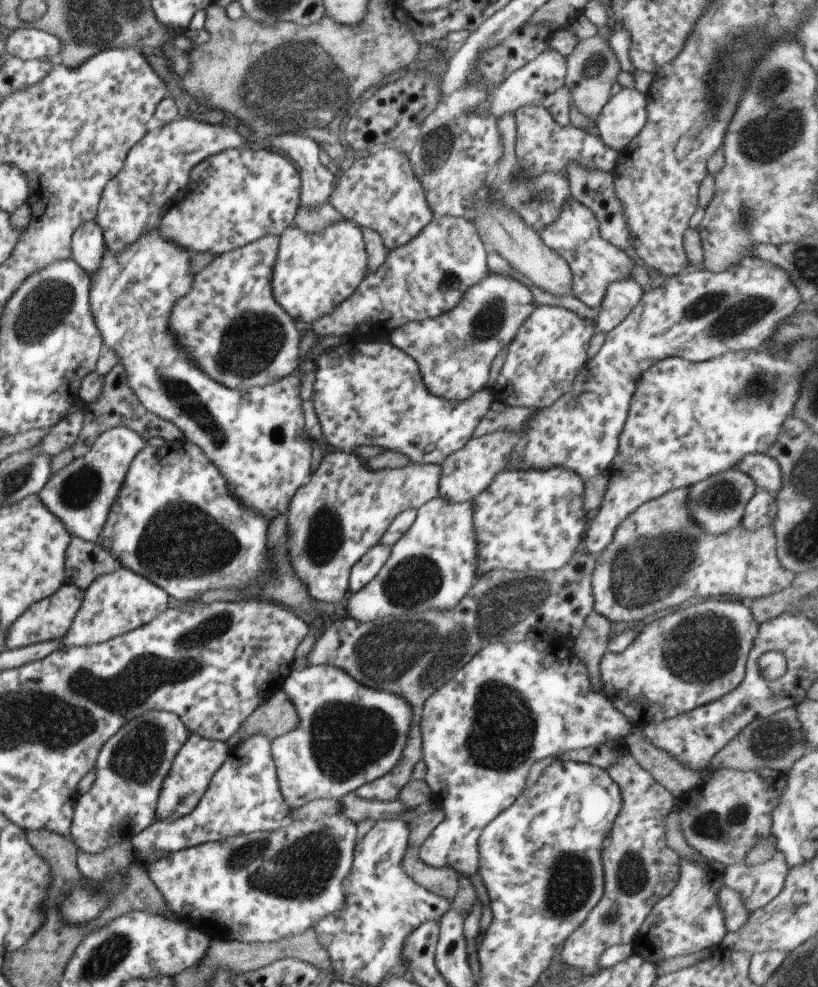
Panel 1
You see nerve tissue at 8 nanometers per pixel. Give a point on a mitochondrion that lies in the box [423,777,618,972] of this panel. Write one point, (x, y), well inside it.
(572, 878)

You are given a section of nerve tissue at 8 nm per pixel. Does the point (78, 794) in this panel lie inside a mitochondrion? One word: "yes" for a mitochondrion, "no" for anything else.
no

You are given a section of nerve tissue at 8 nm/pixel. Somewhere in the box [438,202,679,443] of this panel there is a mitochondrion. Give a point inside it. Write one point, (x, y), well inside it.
(491, 319)

